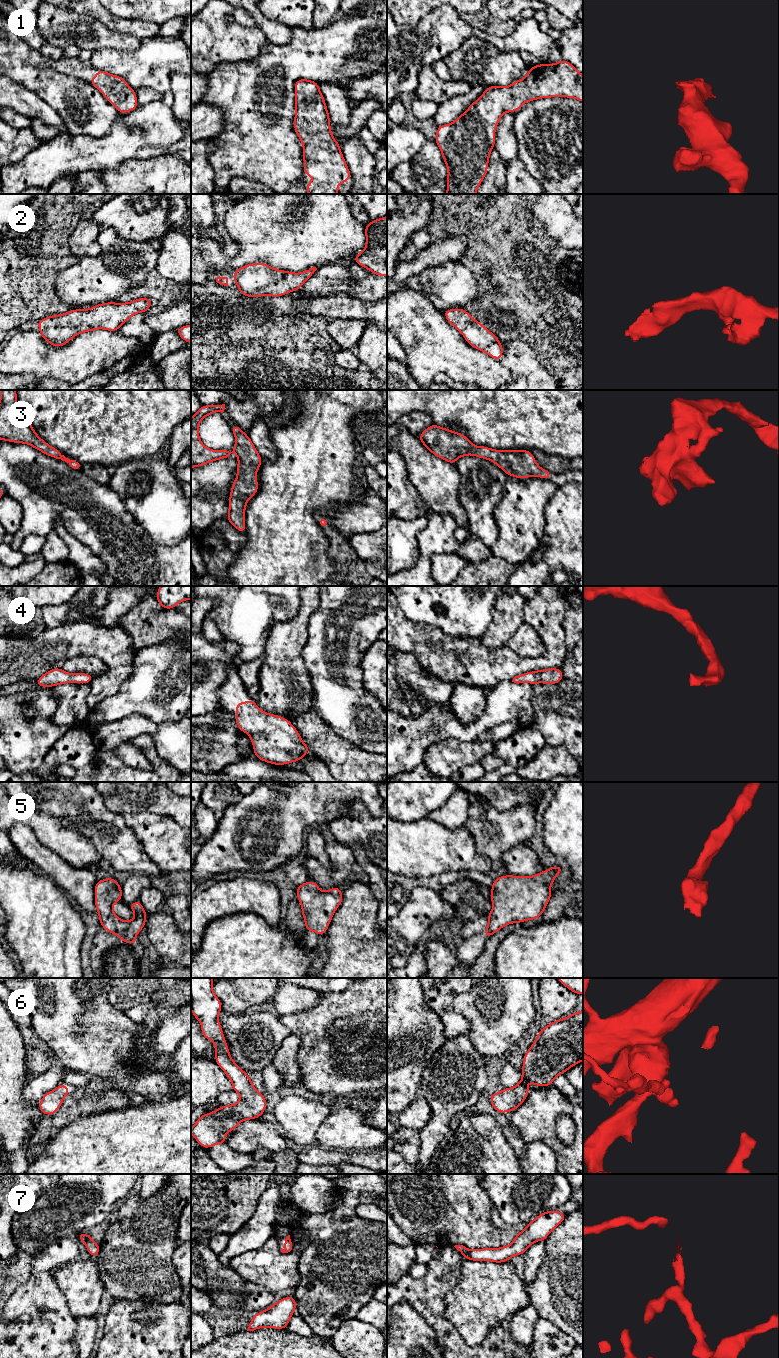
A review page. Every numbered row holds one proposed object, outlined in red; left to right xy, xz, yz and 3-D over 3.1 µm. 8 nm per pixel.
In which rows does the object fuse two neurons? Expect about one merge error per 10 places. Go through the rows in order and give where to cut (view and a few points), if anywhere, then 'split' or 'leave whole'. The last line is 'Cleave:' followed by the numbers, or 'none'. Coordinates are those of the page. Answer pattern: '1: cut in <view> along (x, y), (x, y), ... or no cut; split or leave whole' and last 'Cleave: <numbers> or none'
1: no cut; leave whole
2: no cut; leave whole
3: no cut; leave whole
4: no cut; leave whole
5: no cut; leave whole
6: no cut; leave whole
7: no cut; leave whole
Cleave: none

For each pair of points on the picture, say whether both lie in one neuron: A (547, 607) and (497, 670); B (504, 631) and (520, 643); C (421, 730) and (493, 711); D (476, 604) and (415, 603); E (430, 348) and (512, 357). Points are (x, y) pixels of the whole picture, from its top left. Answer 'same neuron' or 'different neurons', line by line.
A: same neuron
B: different neurons
C: same neuron
D: same neuron
E: different neurons

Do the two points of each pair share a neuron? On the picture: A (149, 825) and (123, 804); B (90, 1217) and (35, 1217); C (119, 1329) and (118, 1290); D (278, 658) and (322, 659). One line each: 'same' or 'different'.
A: different
B: same
C: different
D: different

